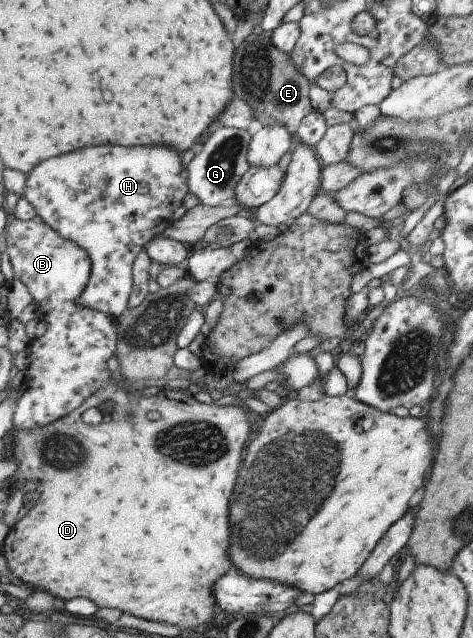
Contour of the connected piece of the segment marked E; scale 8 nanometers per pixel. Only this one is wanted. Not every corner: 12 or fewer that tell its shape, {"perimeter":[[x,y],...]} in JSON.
{"perimeter":[[273,31],[237,48],[236,99],[296,136],[311,83]]}

